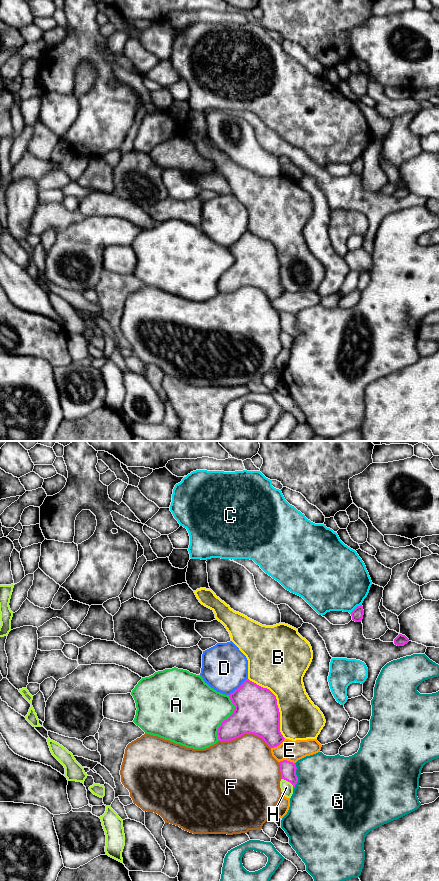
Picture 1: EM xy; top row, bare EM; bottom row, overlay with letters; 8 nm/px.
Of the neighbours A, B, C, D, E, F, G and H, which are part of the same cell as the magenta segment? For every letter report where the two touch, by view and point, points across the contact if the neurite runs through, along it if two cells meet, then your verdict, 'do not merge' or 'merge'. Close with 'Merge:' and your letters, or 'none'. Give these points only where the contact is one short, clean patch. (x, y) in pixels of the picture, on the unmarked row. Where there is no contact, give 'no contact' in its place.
A: meets magenta in xy at (227, 270); do not merge
B: meets magenta in xy at (276, 256); do not merge
C: meets magenta in xy at (355, 160); do not merge
D: meets magenta in xy at (239, 239); do not merge
E: meets magenta in xy at (287, 313); do not merge
F: meets magenta in xy at (245, 285); do not merge
G: meets magenta in xy at (297, 329); do not merge
H: meets magenta in xy at (289, 333); do not merge
Merge: none

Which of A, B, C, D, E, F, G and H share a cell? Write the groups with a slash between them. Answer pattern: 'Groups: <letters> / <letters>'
Groups: A / B / C / D / E / F / G / H

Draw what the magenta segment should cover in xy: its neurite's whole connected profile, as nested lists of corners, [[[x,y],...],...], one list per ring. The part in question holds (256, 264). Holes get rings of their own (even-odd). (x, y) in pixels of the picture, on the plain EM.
[[[246,231],[229,249],[235,262],[219,278],[219,293],[231,293],[244,286],[262,290],[270,300],[284,293],[277,251],[269,241]]]

